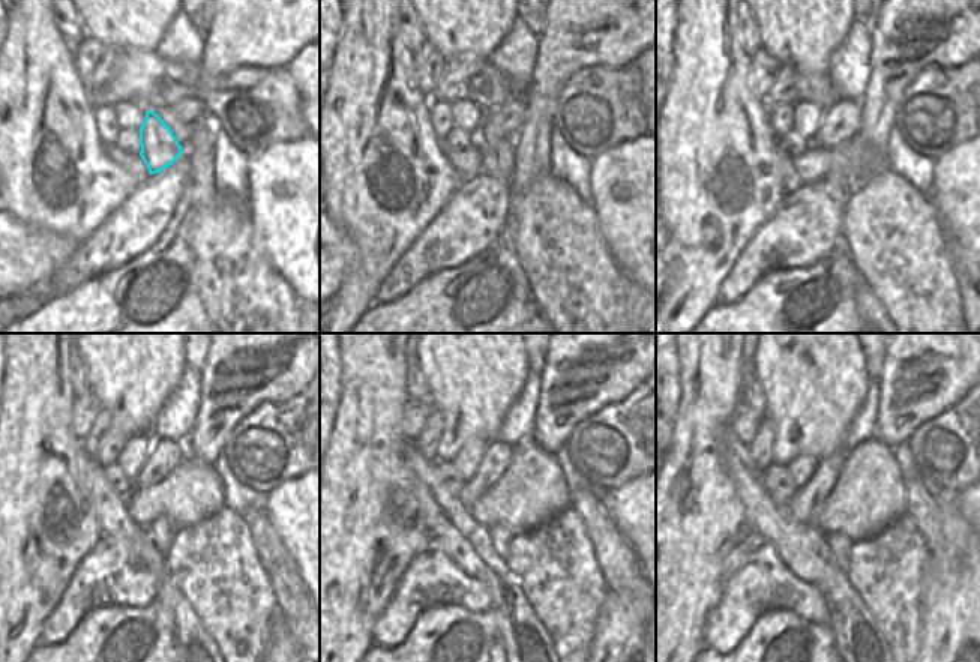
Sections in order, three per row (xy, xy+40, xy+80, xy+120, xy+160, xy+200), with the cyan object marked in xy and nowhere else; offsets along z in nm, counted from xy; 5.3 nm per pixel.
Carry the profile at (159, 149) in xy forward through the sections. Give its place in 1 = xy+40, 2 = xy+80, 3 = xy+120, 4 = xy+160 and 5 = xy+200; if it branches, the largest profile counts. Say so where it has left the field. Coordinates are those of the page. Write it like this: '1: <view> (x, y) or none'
1: xy+40 (497, 152)
2: xy+80 (836, 185)
3: xy+120 (161, 532)
4: xy+160 (500, 536)
5: xy+200 (839, 545)

